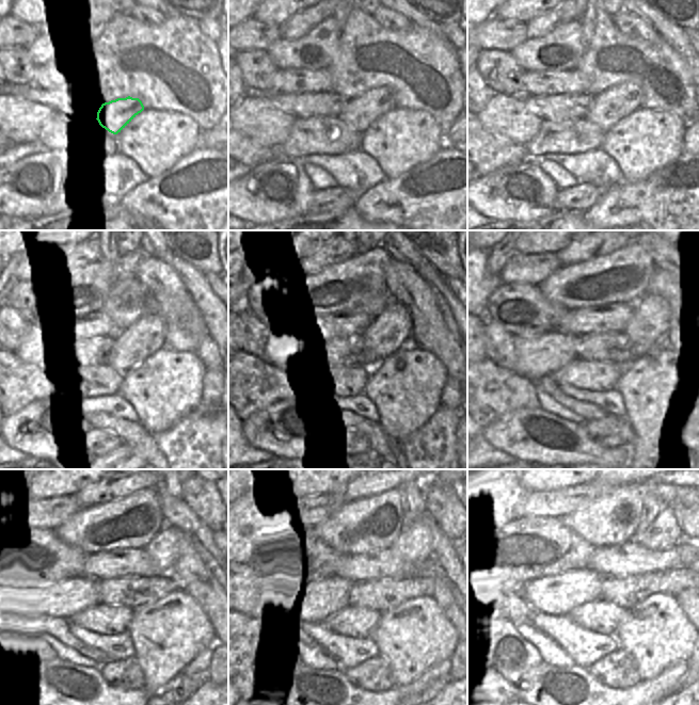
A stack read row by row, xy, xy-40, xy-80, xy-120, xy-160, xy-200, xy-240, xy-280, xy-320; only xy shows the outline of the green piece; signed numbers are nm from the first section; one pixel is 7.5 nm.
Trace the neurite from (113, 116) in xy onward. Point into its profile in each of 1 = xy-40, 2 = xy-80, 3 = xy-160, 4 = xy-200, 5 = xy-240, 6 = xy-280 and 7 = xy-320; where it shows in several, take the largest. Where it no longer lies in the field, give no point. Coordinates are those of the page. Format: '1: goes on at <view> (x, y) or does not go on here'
1: goes on at xy-40 (359, 113)
2: goes on at xy-80 (613, 105)
3: goes on at xy-160 (392, 330)
4: goes on at xy-200 (644, 309)
5: goes on at xy-240 (169, 545)
6: goes on at xy-280 (415, 542)
7: goes on at xy-320 (658, 530)

